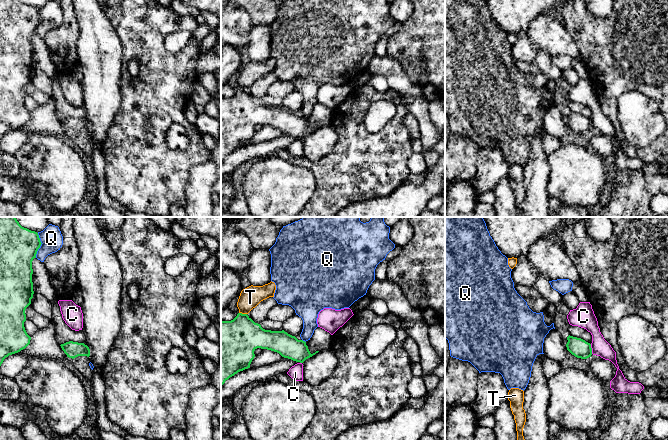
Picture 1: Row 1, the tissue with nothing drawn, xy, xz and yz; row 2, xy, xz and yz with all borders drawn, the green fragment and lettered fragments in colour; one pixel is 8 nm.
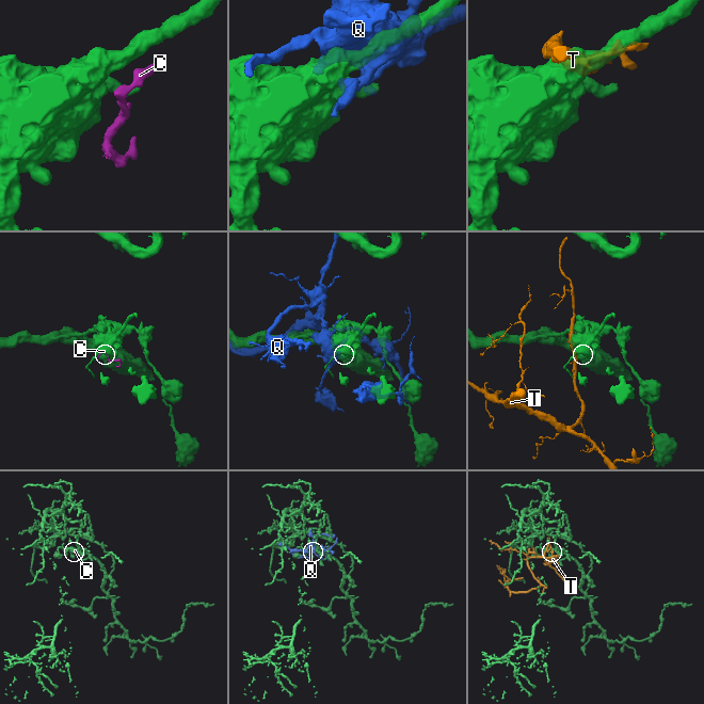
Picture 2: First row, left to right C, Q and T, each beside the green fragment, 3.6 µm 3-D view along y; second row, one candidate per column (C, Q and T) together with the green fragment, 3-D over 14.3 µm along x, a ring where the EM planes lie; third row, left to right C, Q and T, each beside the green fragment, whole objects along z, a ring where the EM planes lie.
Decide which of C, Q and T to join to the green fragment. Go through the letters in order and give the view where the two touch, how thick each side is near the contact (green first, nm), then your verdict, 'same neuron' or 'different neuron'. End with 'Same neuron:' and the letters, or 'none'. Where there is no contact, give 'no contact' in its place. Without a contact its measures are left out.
C: meets green in yz; 150 nm thick on the green side, 150 nm on the other; different neuron
Q: meets green in xy; 300 nm thick on the green side, 180 nm on the other; different neuron
T: meets green in xz; 360 nm thick on the green side, 170 nm on the other; different neuron
Same neuron: none

